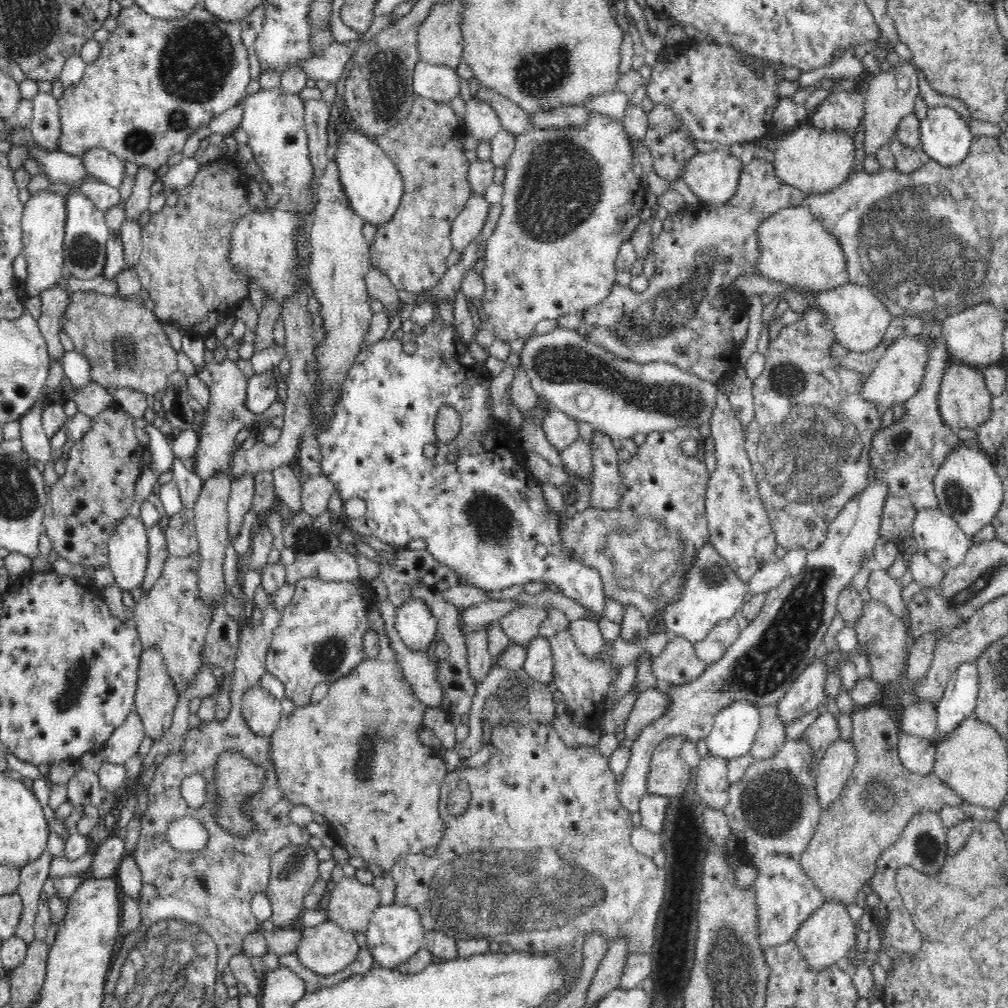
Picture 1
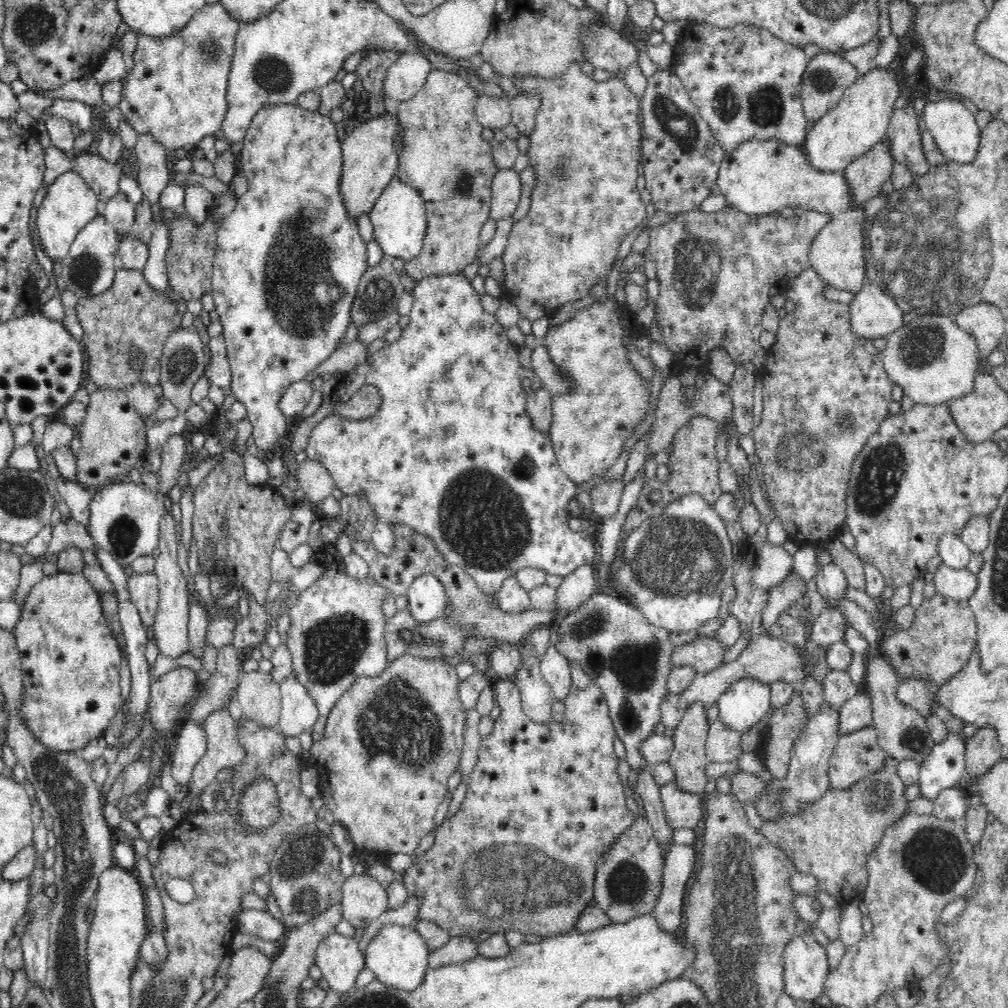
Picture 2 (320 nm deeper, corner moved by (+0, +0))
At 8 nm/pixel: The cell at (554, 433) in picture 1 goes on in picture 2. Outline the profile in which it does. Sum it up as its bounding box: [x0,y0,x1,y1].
[542,300,652,484]

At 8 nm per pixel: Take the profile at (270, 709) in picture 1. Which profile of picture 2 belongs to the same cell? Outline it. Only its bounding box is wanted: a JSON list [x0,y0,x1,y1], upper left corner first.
[237,671,281,728]

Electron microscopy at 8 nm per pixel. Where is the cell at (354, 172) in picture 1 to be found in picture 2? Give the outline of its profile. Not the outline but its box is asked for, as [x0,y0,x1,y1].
[368,176,425,261]

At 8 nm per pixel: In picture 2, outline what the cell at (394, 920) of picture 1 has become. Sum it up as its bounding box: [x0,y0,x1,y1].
[365,925,430,990]

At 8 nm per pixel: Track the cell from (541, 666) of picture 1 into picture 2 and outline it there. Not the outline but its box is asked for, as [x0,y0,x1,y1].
[540,644,572,701]

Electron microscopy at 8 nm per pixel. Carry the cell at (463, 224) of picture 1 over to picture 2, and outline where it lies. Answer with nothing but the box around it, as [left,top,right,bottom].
[490,168,522,221]

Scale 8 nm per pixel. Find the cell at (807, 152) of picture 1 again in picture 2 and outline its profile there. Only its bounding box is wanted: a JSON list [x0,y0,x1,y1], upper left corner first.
[801,68,902,173]

